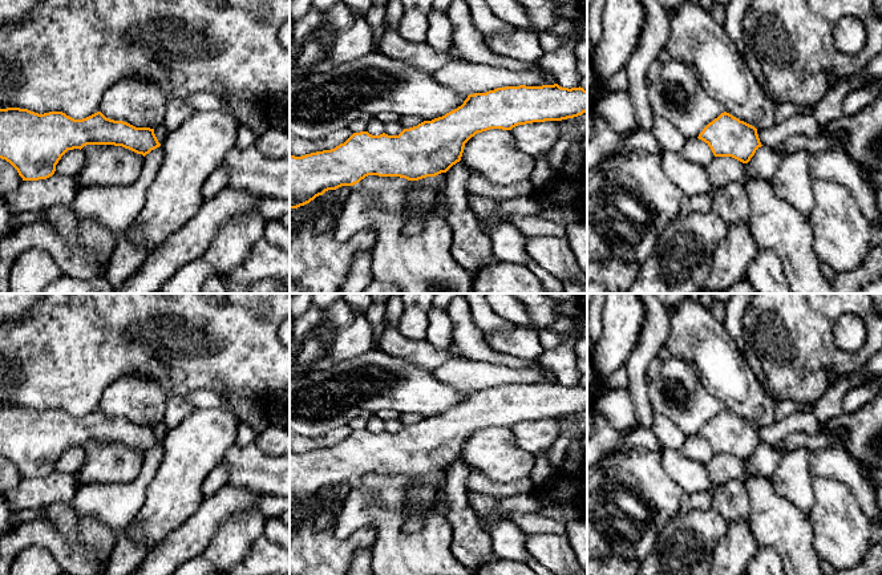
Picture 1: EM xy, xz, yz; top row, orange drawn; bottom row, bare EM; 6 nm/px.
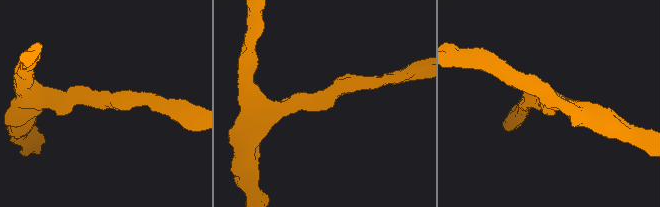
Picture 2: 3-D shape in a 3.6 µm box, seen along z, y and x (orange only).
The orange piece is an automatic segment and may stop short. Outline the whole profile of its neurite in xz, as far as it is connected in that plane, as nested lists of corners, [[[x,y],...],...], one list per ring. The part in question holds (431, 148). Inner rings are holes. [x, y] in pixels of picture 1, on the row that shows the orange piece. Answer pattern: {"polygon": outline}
{"polygon": [[[558,84],[542,86],[505,86],[486,93],[469,94],[461,106],[432,121],[404,129],[398,135],[353,133],[335,149],[302,157],[290,154],[290,210],[298,208],[328,190],[353,186],[368,175],[400,177],[418,181],[446,173],[461,161],[465,143],[477,133],[490,129],[511,130],[518,125],[562,121],[587,112],[587,90],[562,88]]]}

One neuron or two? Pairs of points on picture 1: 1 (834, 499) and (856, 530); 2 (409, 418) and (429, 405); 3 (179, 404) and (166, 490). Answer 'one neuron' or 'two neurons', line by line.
1: one neuron
2: two neurons
3: two neurons

